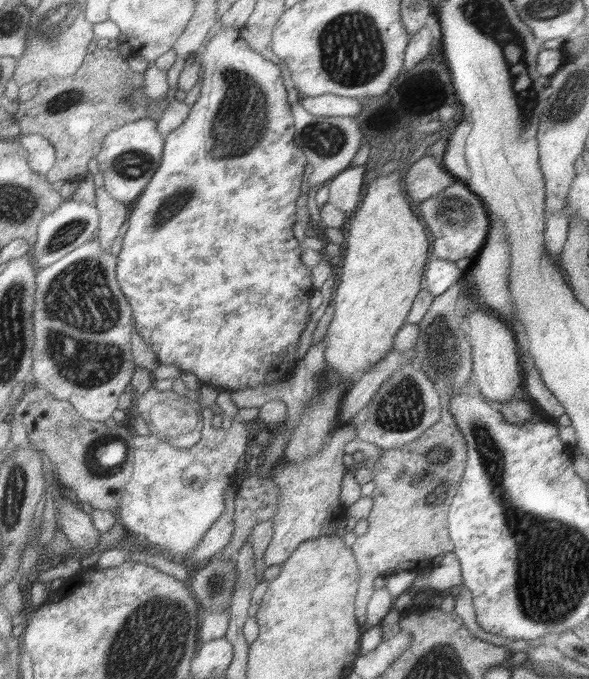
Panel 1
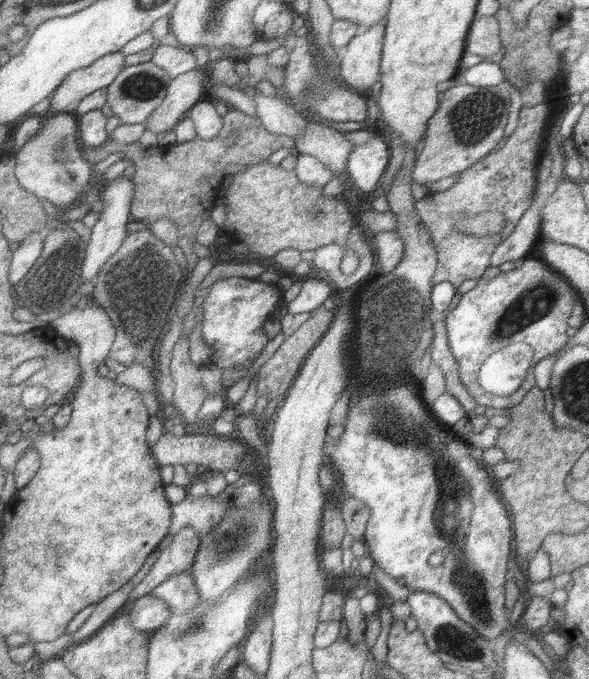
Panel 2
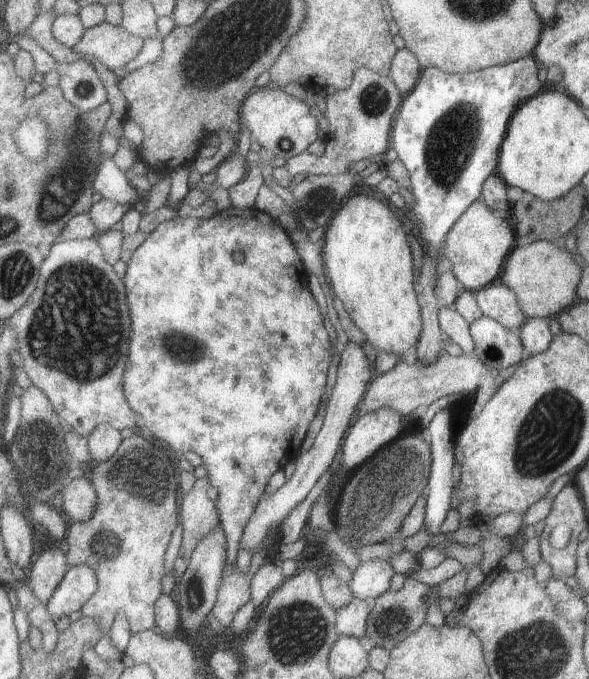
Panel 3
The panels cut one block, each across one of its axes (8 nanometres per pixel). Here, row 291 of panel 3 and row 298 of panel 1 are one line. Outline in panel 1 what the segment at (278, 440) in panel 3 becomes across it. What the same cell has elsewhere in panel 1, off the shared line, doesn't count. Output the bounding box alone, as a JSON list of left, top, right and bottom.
[115,22,313,392]

